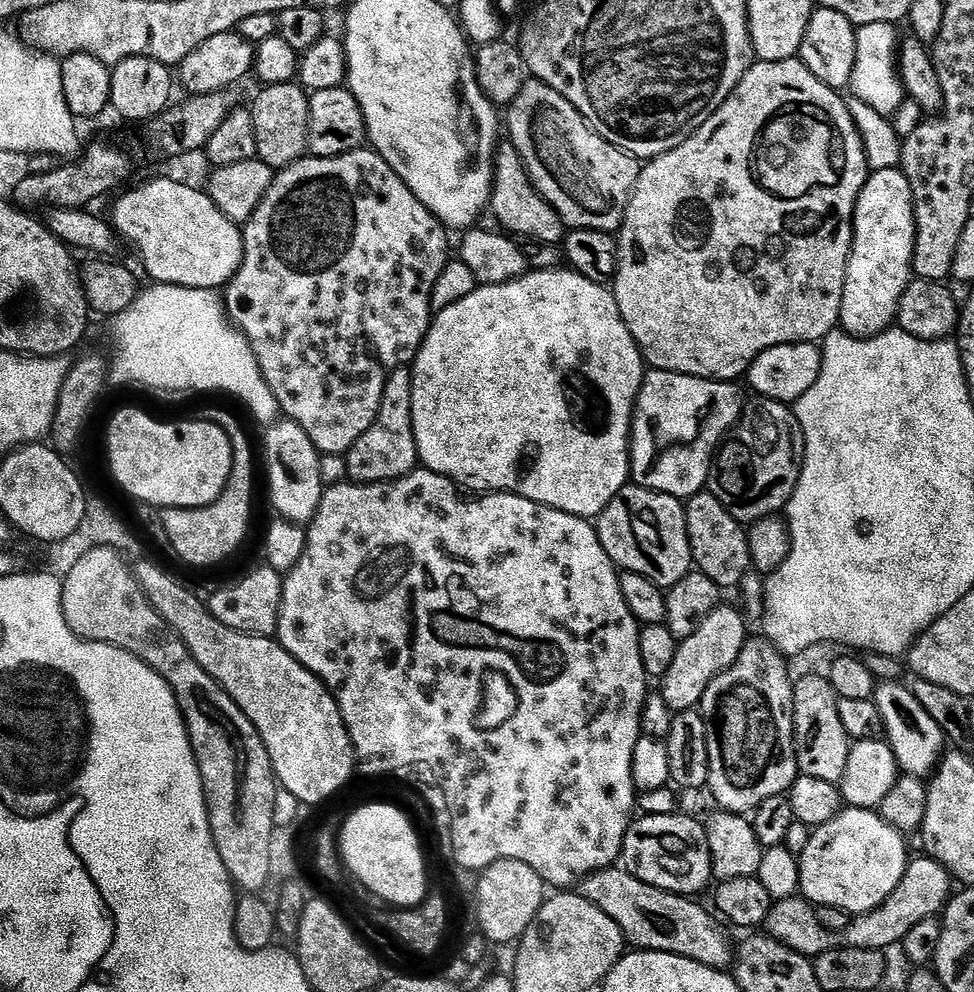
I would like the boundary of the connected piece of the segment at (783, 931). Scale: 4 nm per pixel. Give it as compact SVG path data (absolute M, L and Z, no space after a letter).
M927 854L909 859L902 882L874 910L853 915L841 932L831 932L818 922L816 908L803 895L787 896L785 900L775 901L767 914L766 932L772 939L782 942L790 950L809 958L821 956L835 948L853 948L854 950L889 950L899 945L910 934L918 922L935 914L943 913L950 897L953 895L954 877L939 860Z

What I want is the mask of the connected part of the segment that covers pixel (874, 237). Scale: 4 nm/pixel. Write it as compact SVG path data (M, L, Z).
M899 167L878 169L862 186L852 210L852 253L844 275L844 293L840 302L839 327L849 336L867 338L893 327L900 298L913 279L912 254L916 241L916 220L912 217L912 195Z

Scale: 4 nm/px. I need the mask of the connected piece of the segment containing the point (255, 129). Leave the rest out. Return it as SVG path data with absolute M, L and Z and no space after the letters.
M297 83L269 84L250 104L252 132L255 136L255 157L269 168L279 170L303 157L307 147L308 99Z

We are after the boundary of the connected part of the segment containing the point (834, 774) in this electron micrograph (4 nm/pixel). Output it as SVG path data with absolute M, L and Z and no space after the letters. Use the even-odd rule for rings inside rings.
M827 675L804 676L795 681L792 690L792 742L796 745L796 767L799 775L818 778L818 782L830 782L839 785L846 774L846 762L848 761L848 749L850 739L843 729L842 720L839 717L836 691L830 686Z

